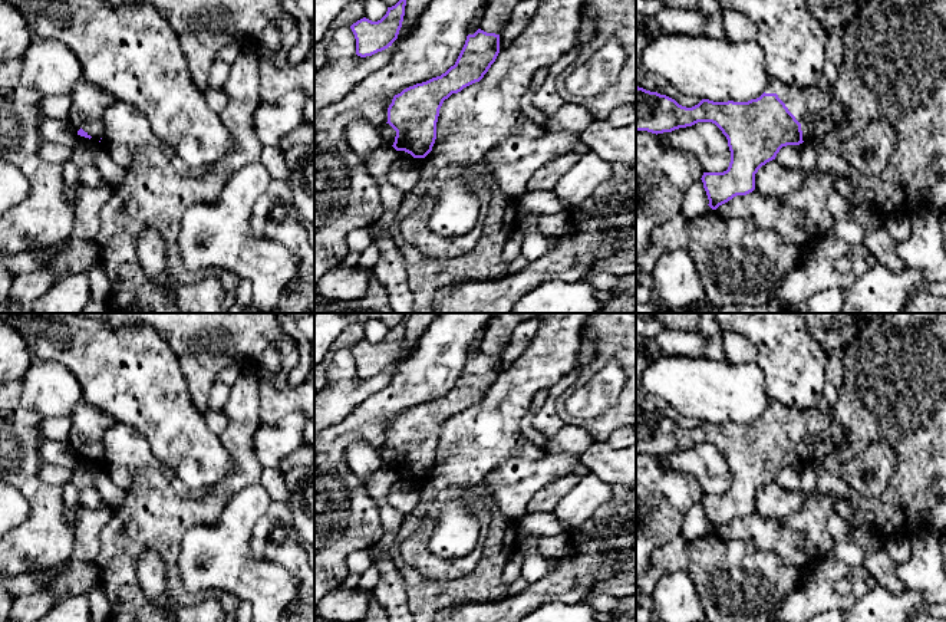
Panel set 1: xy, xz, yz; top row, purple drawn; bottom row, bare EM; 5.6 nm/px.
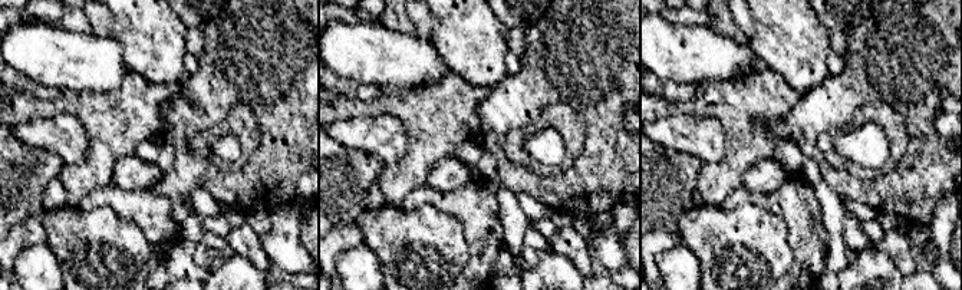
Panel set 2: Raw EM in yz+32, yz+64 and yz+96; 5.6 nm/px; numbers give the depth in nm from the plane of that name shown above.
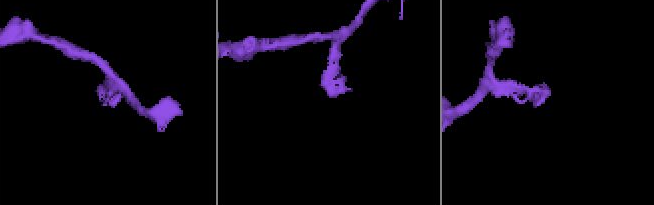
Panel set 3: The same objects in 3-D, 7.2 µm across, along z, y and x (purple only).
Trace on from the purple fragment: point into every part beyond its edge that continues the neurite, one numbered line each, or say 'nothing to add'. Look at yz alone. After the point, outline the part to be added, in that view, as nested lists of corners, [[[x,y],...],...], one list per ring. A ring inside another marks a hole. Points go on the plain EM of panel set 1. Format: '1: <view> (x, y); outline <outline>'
1: yz (814, 430); outline [[[771,401],[765,415],[777,415],[801,445],[802,463],[834,454],[848,444],[843,427],[831,417],[825,404],[811,409],[791,409]]]

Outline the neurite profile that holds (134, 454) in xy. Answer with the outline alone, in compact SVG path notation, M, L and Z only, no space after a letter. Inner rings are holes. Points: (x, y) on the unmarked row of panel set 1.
M119 421L103 437L100 467L108 473L112 483L122 490L132 487L136 474L156 470L171 481L178 496L198 498L205 494L205 488L187 487L169 467L154 455L148 440L139 431Z

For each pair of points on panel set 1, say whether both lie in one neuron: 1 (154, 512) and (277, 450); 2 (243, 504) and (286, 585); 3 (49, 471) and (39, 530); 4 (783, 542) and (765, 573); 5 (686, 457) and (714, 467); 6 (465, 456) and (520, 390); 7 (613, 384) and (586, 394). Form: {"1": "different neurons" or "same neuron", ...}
{"1": "different neurons", "2": "same neuron", "3": "different neurons", "4": "different neurons", "5": "same neuron", "6": "same neuron", "7": "same neuron"}

